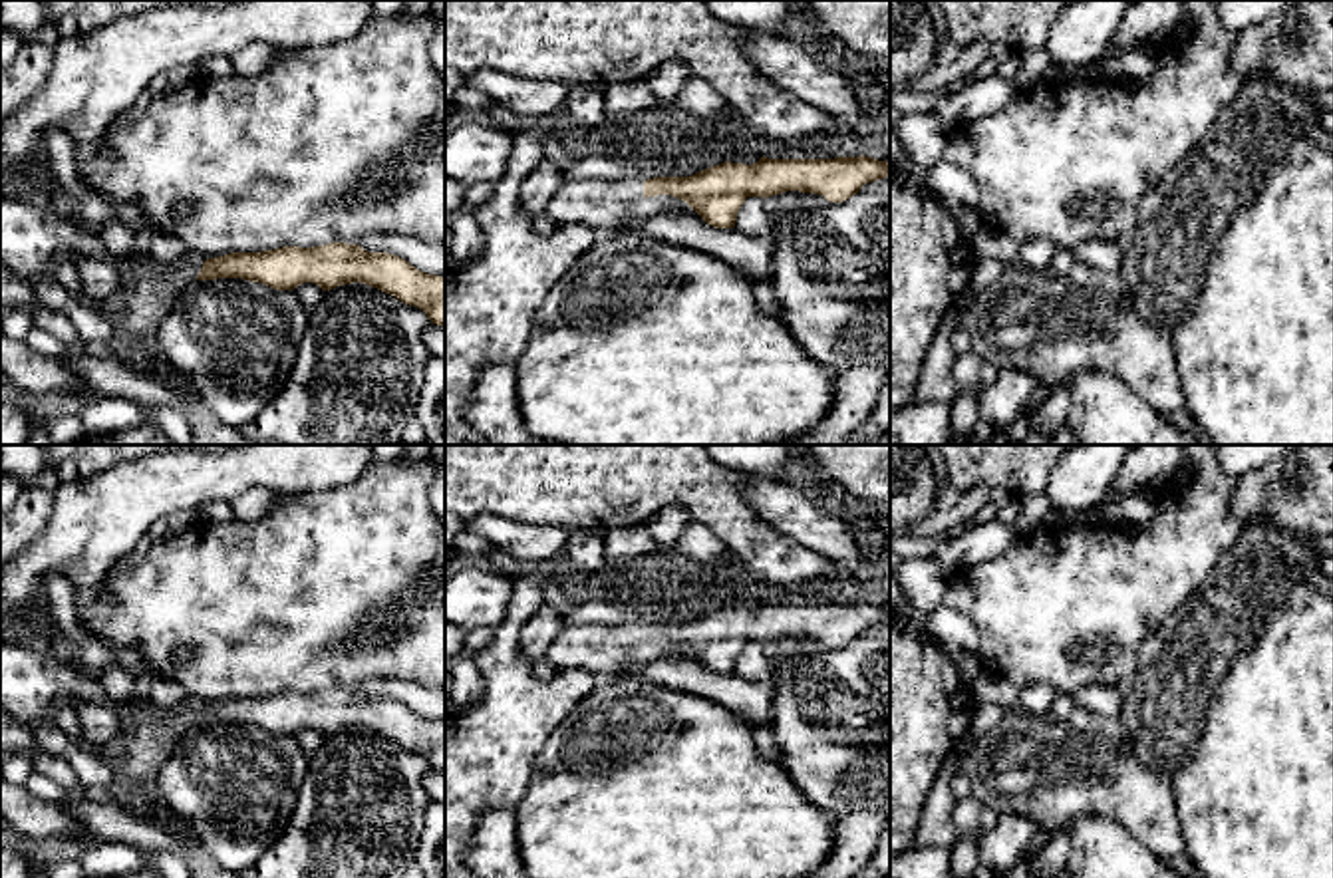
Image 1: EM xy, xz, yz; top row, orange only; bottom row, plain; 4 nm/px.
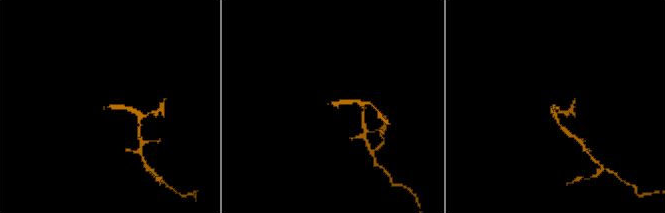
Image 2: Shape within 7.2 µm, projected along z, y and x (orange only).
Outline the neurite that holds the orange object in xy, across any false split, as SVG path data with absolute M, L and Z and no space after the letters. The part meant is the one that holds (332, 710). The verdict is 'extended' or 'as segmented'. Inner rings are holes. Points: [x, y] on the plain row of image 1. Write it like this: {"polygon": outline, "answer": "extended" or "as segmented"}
{"polygon": "M330 687L312 693L282 691L262 697L230 697L207 703L203 713L175 713L131 691L121 703L119 737L127 761L121 789L149 808L149 818L163 814L171 832L187 842L191 878L242 878L219 864L197 840L189 824L163 801L157 775L181 733L195 725L242 723L274 735L294 735L304 727L324 737L362 727L403 749L417 751L431 769L445 771L445 723L427 719L387 697L368 697L360 689Z", "answer": "extended"}

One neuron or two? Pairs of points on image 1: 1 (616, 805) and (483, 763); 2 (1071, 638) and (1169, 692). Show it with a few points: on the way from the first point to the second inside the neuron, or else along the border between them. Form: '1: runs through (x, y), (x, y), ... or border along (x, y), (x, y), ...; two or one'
1: border along (551, 735), (535, 757), (525, 795), (513, 807); two
2: border along (1153, 630), (1139, 648), (1139, 668), (1125, 692); two

